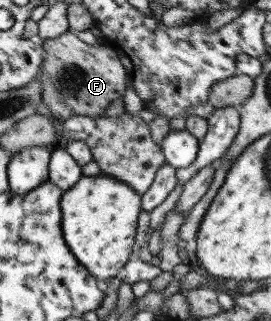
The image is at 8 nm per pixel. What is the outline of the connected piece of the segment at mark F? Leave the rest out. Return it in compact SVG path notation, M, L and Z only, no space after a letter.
M71 30L43 41L40 46L44 59L37 81L42 83L43 104L57 123L71 116L94 118L104 115L104 109L124 95L126 79L123 67L116 53L106 46L84 43Z

